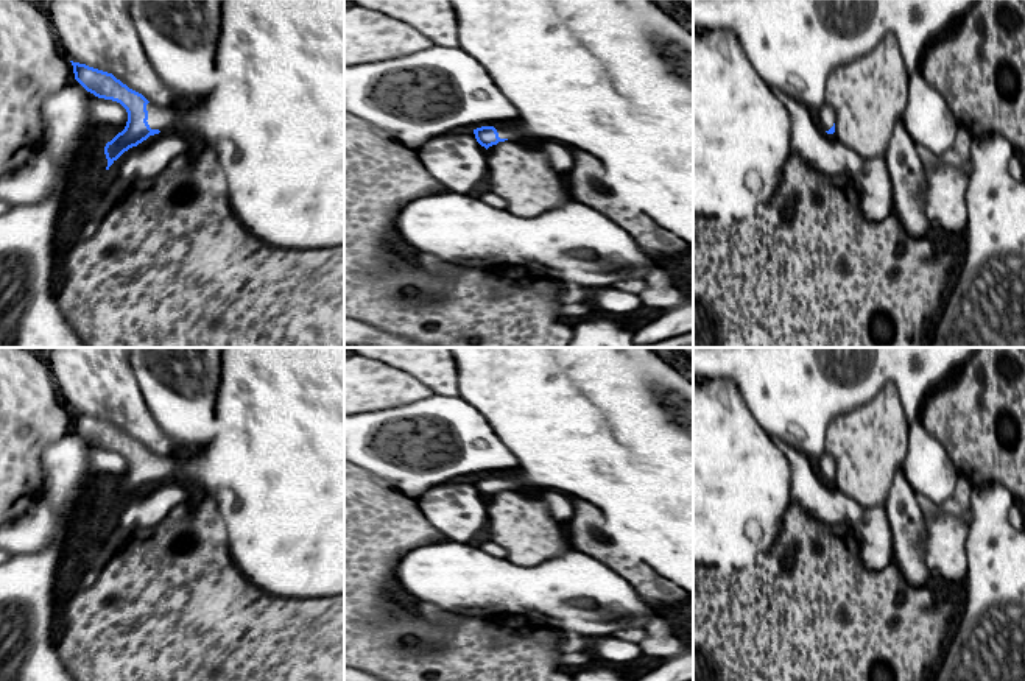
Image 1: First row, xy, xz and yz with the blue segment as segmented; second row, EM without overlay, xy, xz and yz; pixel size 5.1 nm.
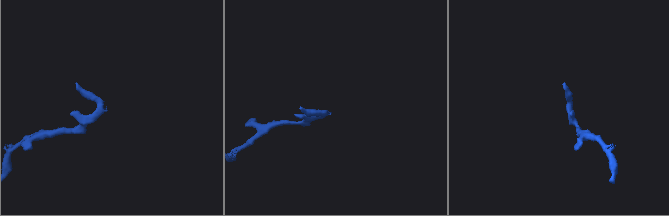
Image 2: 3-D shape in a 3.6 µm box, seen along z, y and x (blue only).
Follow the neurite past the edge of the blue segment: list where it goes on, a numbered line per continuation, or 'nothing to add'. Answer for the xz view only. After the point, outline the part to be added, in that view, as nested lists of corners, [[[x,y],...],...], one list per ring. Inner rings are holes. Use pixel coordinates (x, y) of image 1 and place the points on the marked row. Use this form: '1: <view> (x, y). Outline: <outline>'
1: xz (614, 78). Outline: [[[450,0],[456,12],[458,47],[475,58],[514,104],[517,120],[497,126],[500,139],[556,140],[597,157],[604,167],[604,189],[626,209],[650,217],[693,249],[693,34],[654,0]]]

